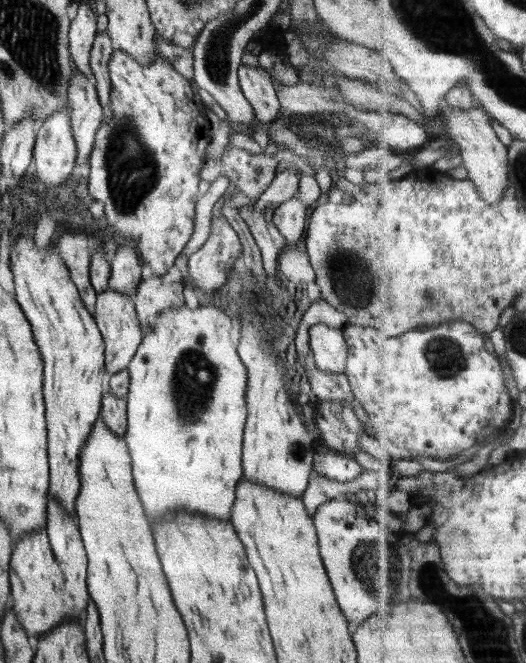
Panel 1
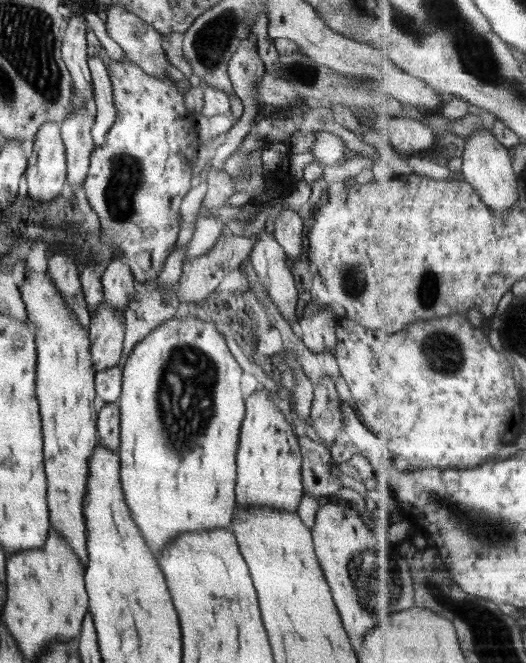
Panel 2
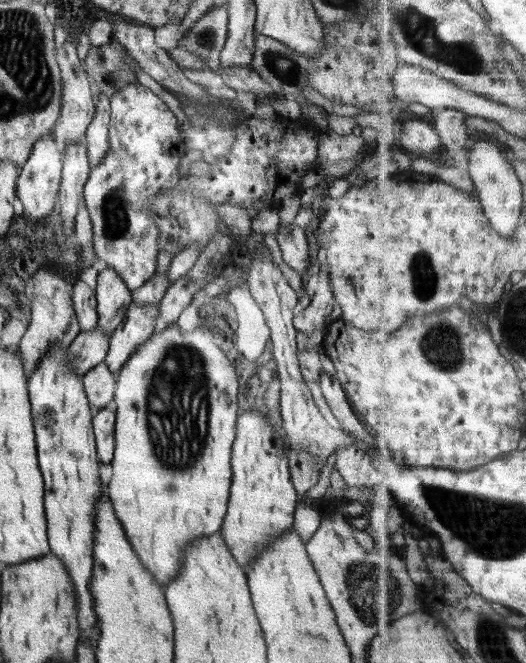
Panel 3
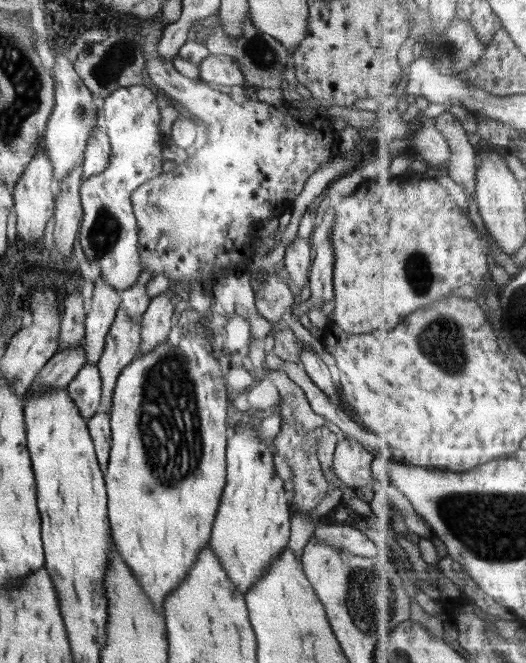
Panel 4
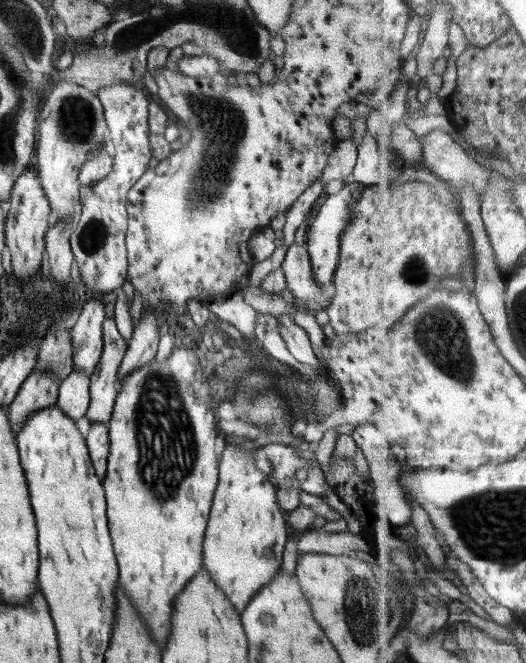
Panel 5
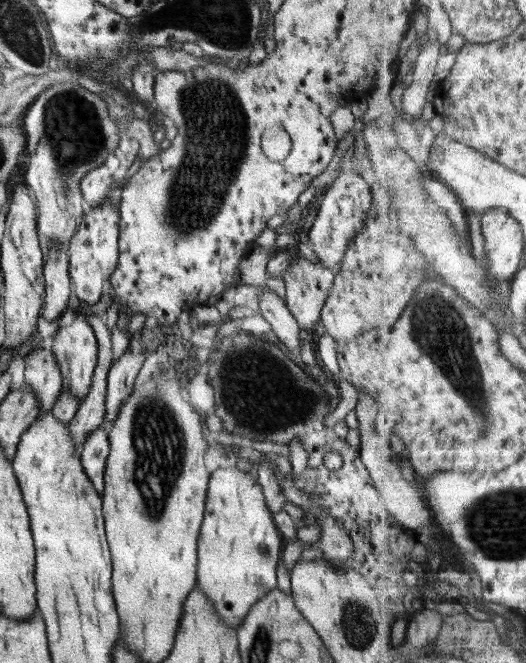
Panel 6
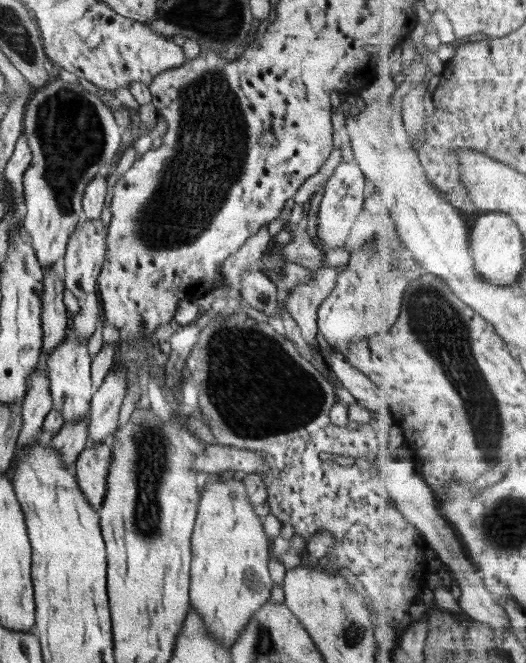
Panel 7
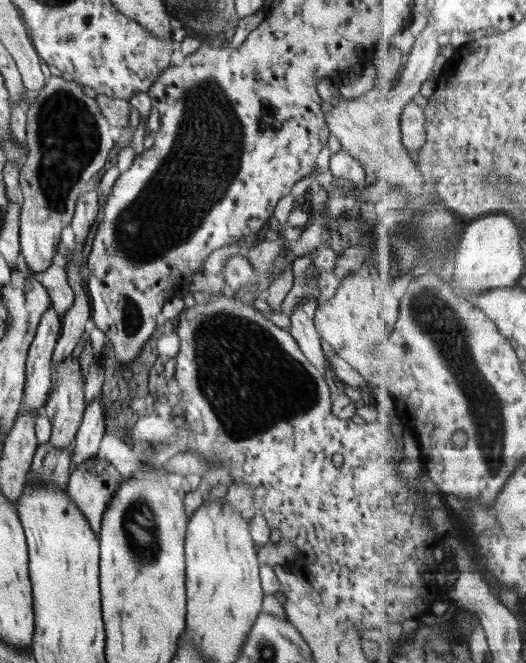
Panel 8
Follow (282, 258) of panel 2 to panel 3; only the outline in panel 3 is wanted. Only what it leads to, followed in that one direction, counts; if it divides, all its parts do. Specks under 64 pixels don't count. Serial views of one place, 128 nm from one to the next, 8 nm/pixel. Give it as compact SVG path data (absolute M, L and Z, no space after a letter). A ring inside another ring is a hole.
M269 248L261 249L262 255L250 255L251 265L247 270L247 284L250 292L264 312L266 324L270 327L272 340L272 356L278 362L277 378L280 382L280 414L282 415L282 430L284 430L283 442L289 451L303 451L316 462L313 464L316 471L322 472L324 463L338 449L348 445L357 445L357 439L350 433L330 427L328 421L314 405L312 393L306 386L302 370L298 366L296 358L296 329L293 324L294 314L299 309L298 294L292 289L288 280L284 277L278 264L273 261Z

